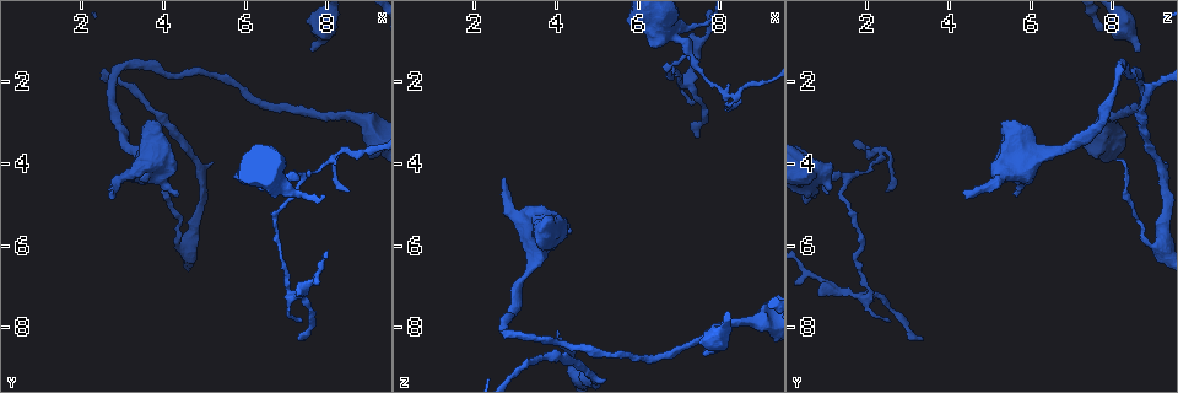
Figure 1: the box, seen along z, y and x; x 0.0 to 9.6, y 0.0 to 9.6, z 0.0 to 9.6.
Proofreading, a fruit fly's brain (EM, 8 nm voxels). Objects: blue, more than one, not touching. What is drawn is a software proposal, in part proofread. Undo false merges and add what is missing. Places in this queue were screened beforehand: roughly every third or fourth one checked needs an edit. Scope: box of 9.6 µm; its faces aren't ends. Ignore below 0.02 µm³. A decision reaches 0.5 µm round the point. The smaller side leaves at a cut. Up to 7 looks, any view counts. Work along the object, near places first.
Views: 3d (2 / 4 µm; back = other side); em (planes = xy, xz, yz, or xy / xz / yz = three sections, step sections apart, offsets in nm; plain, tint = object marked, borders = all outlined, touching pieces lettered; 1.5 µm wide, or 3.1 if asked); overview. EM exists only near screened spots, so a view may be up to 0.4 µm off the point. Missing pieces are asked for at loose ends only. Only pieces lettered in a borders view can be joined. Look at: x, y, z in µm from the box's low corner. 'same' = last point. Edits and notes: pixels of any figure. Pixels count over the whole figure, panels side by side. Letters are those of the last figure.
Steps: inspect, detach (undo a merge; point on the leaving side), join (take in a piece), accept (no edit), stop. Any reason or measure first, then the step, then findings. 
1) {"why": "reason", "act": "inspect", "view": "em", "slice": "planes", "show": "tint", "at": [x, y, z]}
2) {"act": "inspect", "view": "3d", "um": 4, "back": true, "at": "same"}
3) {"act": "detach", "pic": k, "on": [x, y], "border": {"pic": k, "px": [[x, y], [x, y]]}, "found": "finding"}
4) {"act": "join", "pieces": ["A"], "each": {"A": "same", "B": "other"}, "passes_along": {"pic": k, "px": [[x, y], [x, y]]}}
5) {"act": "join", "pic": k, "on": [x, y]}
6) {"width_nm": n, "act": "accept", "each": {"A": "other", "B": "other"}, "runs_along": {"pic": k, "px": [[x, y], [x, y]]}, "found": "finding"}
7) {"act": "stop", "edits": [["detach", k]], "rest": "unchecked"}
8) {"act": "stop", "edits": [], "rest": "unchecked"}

{"why": "sharp bend", "act": "inspect", "view": "em", "slice": "xy", "step": 8, "show": "tint", "at": [7.20, 7.20, 2.05]}

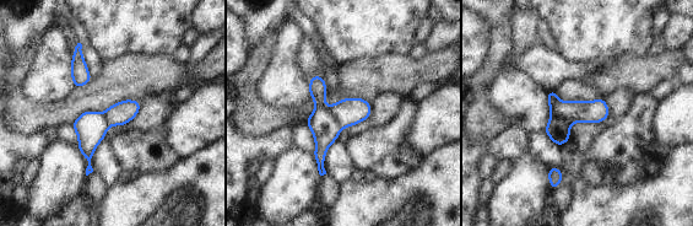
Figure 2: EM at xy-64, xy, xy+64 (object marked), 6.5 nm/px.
{"why": "cut it another way", "act": "inspect", "view": "em", "slice": "planes", "show": "borders", "at": "same"}

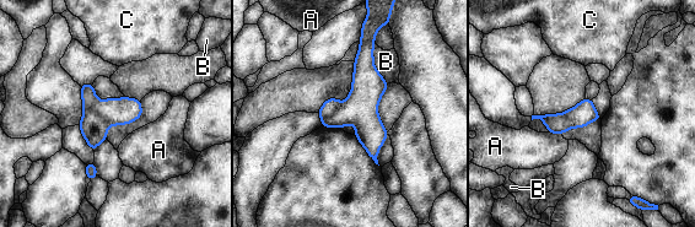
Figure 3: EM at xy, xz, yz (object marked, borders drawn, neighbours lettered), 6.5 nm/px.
{"act": "detach", "pic": 3, "on": [583, 113], "each": {"A": "other", "B": "other", "C": "other"}, "part_leaving": {"pic": 3, "px": [[364, 41], [365, 118], [373, 155]]}, "found": "two neurons meet here"}

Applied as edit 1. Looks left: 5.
{"act": "inspect", "view": "overview"}

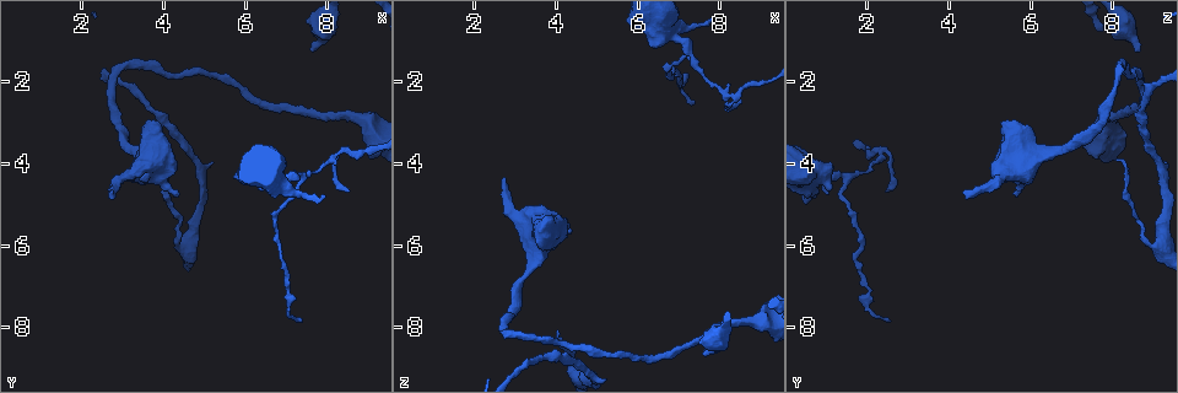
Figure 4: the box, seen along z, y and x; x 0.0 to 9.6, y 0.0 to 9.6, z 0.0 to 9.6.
{"act": "inspect", "view": "em", "slice": "xz", "step": 8, "show": "borders", "at": [2.75, 4.65, 4.30]}

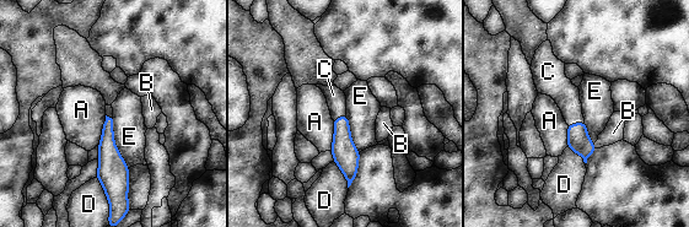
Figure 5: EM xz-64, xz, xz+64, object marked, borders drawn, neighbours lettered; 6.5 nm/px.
{"act": "inspect", "view": "em", "slice": "yz", "step": 4, "show": "borders", "at": "same"}

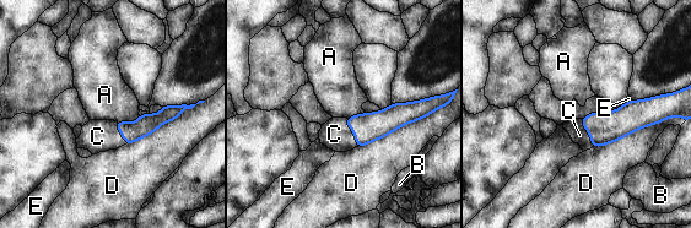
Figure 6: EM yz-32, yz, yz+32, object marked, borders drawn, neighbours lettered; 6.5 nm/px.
{"longest_contact_nm": ["D", 480], "act": "join", "pieces": ["C"], "each": {"A": "other", "B": "other", "C": "same", "D": "other", "E": "other"}, "passes_along": {"pic": 6, "px": [[367, 128], [354, 132], [334, 134]]}, "found": "the neuron continues"}

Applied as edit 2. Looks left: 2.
{"act": "inspect", "view": "em", "slice": "planes", "show": "borders", "at": [4.35, 5.95, 8.95]}

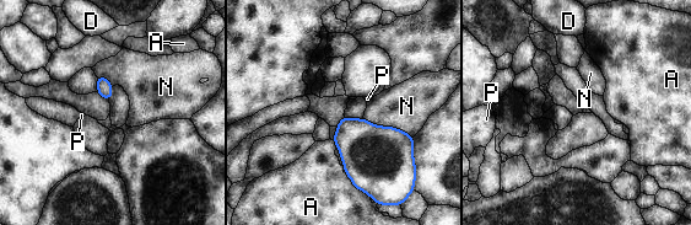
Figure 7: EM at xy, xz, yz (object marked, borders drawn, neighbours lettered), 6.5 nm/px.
{"act": "accept", "each": {"A": "other", "D": "other", "N": "other", "P": "other"}, "found": "one neuron here"}

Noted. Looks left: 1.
{"act": "stop", "edits": [["detach", 3], ["join", 6]], "rest": "unchecked"}

